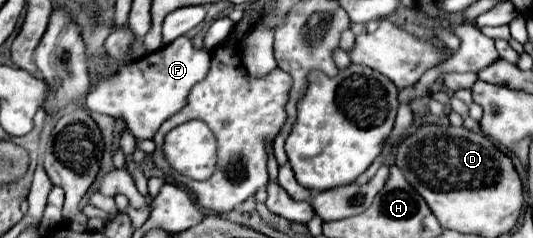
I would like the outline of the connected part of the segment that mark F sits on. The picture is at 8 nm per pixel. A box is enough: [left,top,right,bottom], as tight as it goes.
[88,37,210,141]

